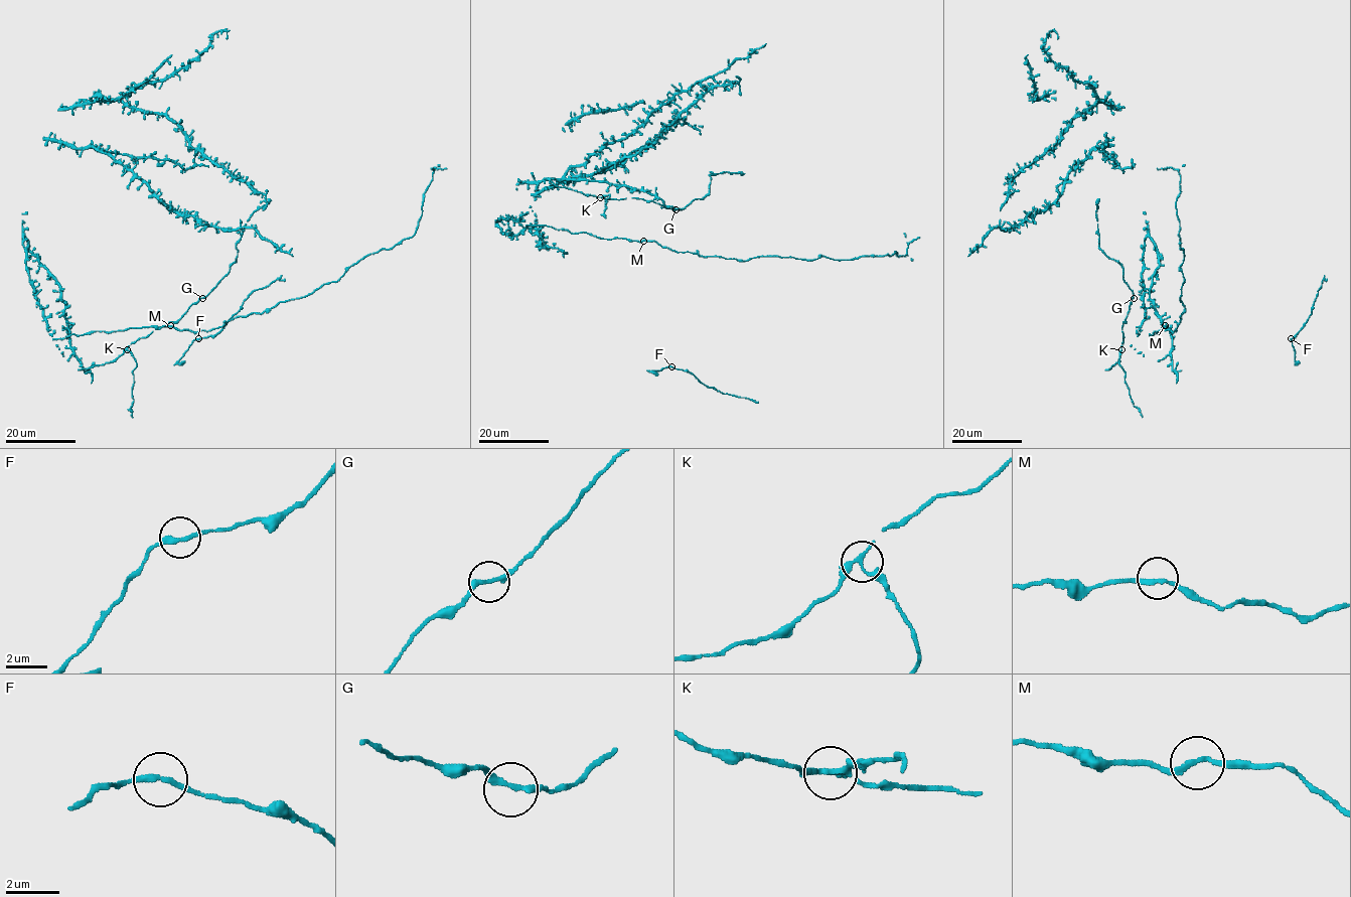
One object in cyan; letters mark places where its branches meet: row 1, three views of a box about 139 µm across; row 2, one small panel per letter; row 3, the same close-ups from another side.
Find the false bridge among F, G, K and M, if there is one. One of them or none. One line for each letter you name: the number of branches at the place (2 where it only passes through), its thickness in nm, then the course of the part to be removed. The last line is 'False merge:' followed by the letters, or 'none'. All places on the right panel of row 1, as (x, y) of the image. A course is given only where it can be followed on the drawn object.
K: 2 branches meet; 220 nm thick; foreign part runs (1121, 349), (1119, 358), (1124, 383), (1142, 417)
False merge: K

